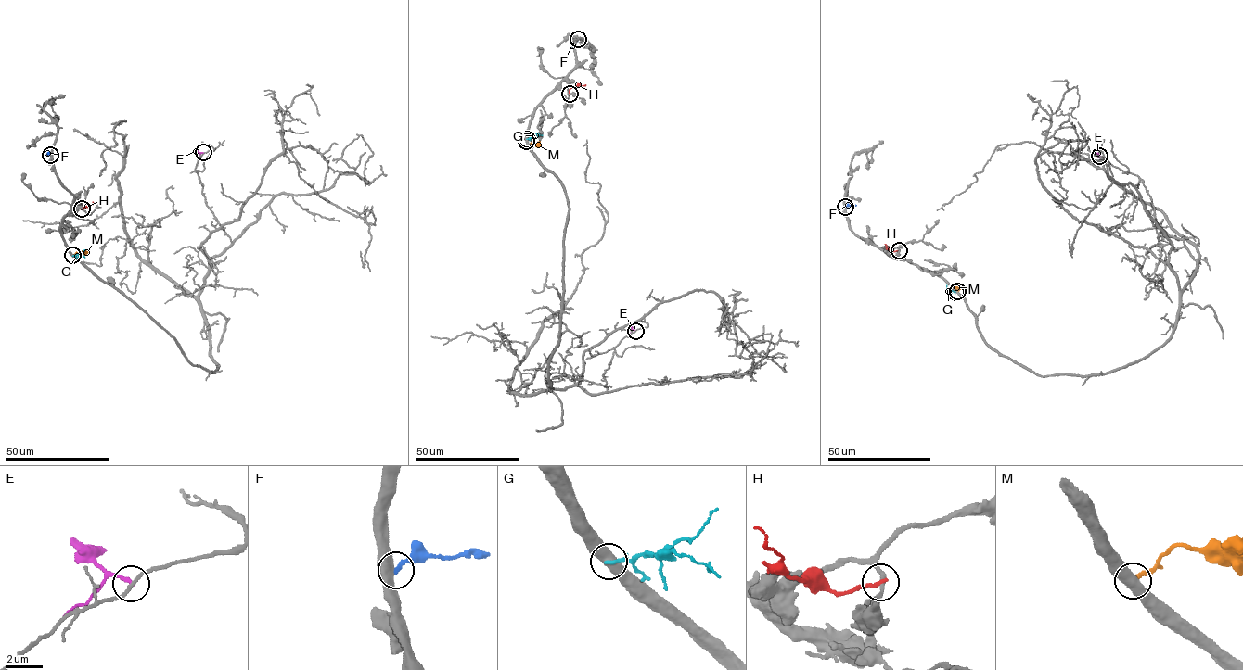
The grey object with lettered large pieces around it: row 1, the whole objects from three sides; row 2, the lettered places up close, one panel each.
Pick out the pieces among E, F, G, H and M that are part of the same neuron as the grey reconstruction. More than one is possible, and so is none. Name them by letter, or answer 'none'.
M

